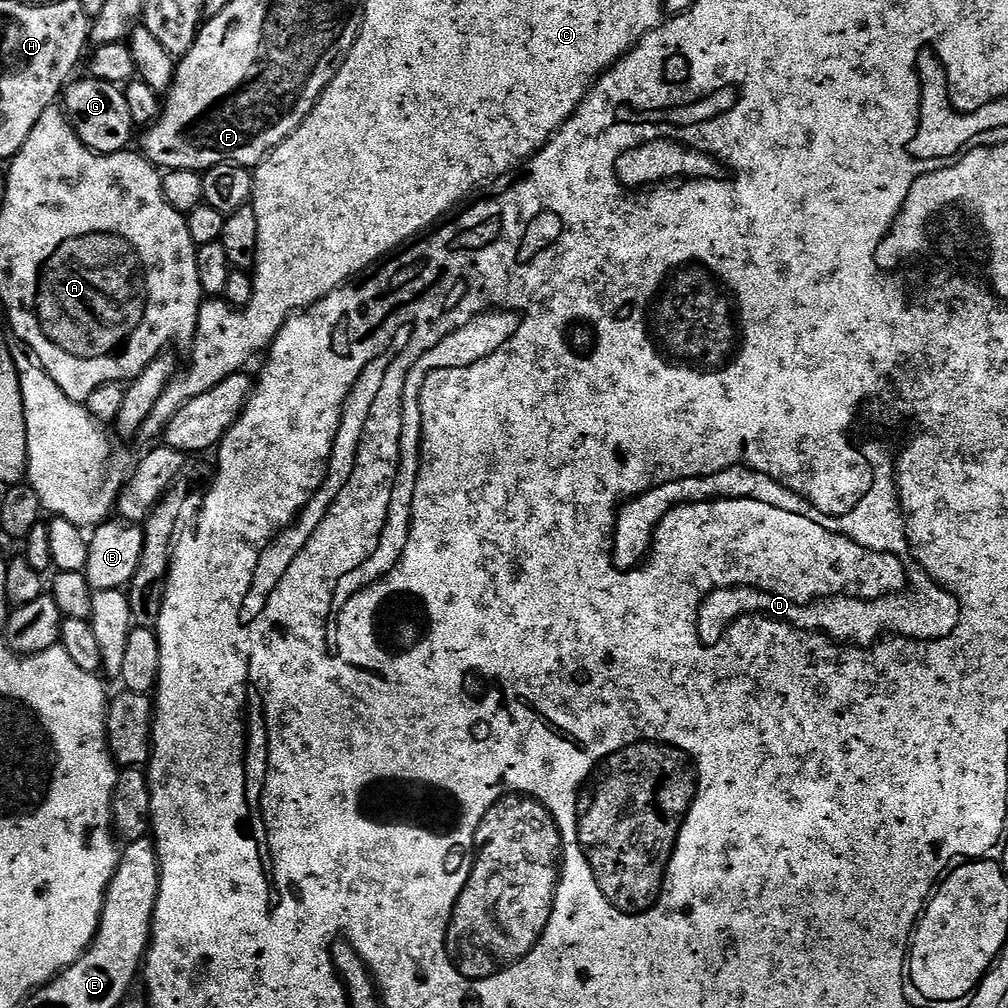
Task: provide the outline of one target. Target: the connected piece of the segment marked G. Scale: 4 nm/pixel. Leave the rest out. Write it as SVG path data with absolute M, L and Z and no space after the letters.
M91 78L73 79L62 93L62 107L78 138L91 152L109 156L123 152L131 145L128 143L132 140L134 125L124 93L117 85Z

